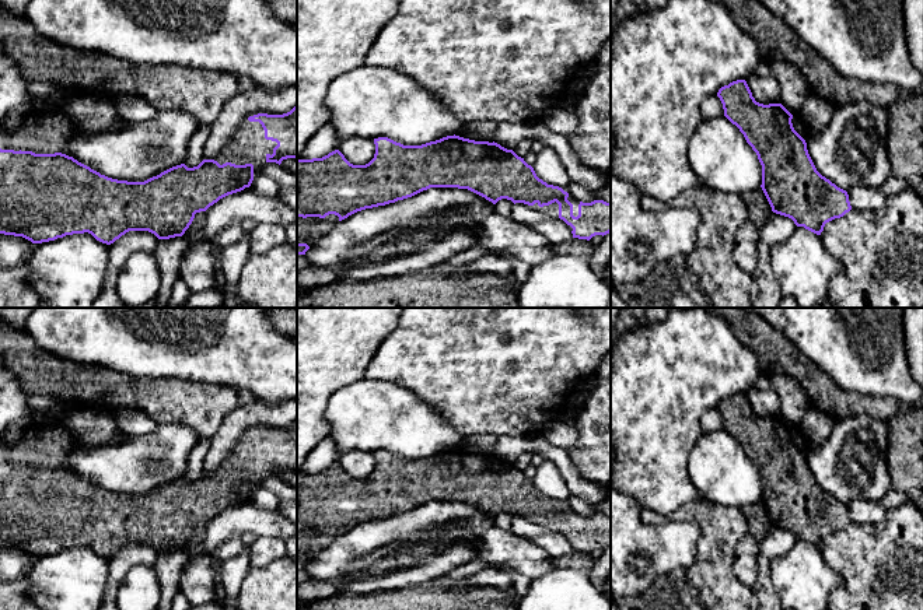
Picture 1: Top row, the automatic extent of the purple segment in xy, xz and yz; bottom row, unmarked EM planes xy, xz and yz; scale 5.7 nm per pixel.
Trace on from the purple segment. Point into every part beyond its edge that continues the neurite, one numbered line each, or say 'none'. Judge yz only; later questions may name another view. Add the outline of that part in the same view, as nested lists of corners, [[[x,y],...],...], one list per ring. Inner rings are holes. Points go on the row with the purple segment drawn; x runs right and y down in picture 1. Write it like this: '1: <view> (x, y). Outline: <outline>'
1: yz (800, 128). Outline: [[[793,115],[791,123],[793,123],[794,130],[796,130],[804,140],[807,140],[808,136],[810,136],[810,130],[808,130],[807,126],[803,123],[803,120],[800,119],[798,115]]]

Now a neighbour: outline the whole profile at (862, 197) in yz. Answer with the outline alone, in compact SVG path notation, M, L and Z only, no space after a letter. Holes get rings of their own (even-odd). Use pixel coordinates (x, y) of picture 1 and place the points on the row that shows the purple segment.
M857 185L847 190L852 208L860 211L877 211L887 204L887 196L881 189Z

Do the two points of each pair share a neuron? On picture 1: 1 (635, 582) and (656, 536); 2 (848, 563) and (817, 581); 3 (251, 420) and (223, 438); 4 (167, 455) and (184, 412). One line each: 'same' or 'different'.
1: same
2: different
3: same
4: different

